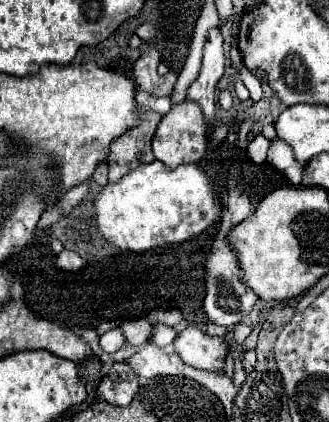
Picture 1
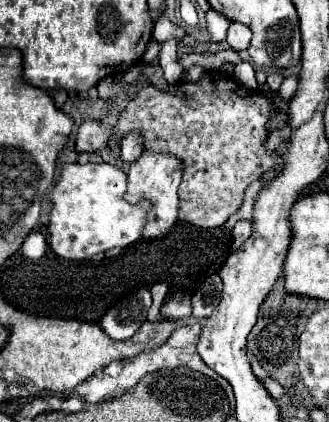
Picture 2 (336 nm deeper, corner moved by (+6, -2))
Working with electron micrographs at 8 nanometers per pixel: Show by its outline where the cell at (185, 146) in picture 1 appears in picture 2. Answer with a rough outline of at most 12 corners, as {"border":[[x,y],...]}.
{"border":[[148,154],[130,164],[128,202],[152,208],[144,238],[178,220],[180,160]]}

